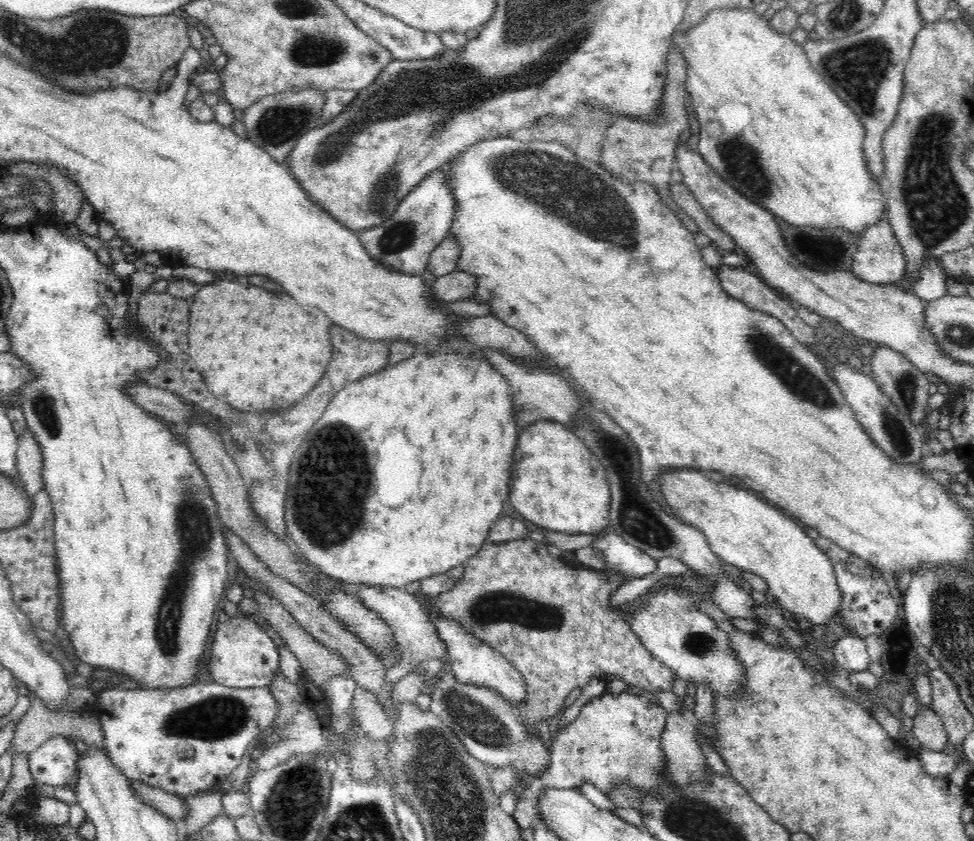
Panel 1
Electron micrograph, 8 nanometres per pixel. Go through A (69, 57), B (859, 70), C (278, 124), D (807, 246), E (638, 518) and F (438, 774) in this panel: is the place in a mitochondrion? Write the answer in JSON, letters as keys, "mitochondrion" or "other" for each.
{"A":"mitochondrion","B":"mitochondrion","C":"mitochondrion","D":"other","E":"mitochondrion","F":"mitochondrion"}

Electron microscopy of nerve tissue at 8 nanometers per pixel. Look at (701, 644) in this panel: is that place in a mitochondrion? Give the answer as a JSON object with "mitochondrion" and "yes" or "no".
{"mitochondrion":"yes"}

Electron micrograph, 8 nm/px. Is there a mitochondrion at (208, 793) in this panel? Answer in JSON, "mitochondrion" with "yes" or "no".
{"mitochondrion":"no"}

